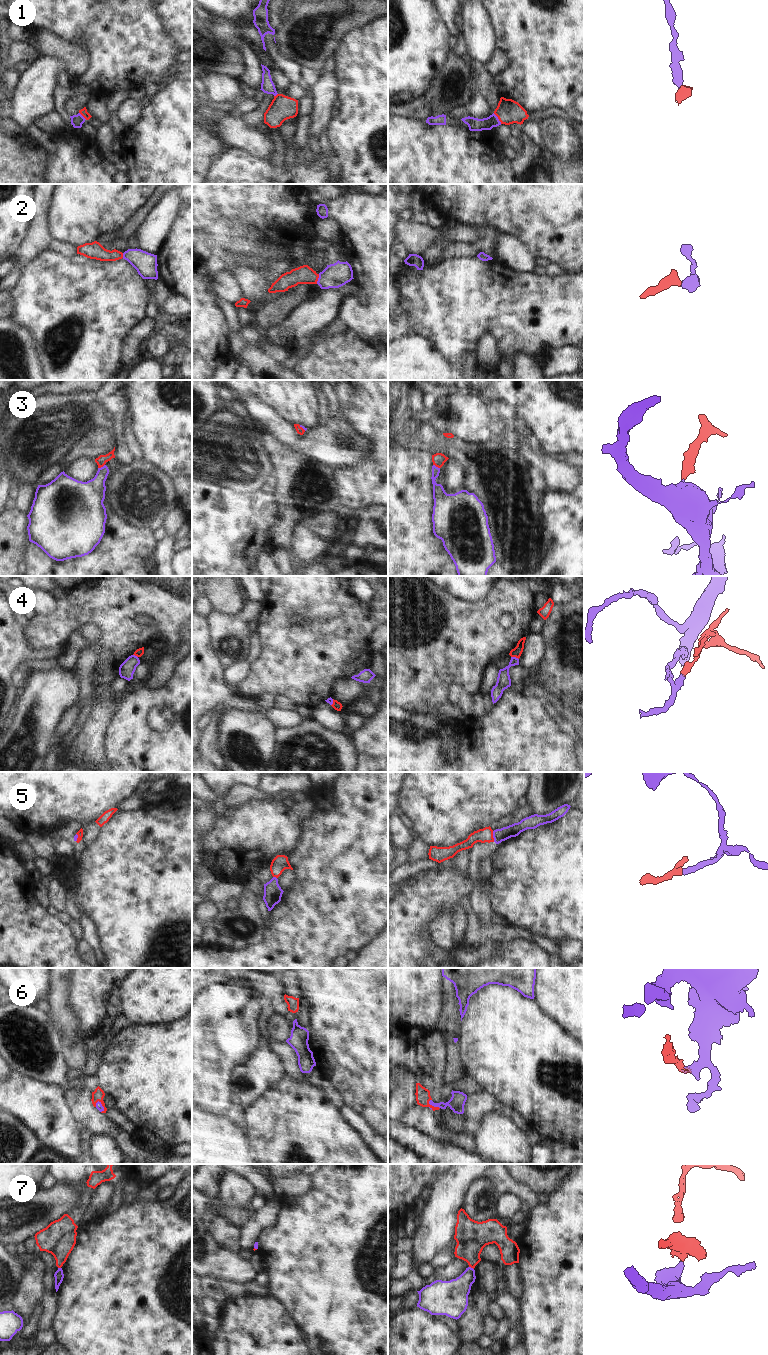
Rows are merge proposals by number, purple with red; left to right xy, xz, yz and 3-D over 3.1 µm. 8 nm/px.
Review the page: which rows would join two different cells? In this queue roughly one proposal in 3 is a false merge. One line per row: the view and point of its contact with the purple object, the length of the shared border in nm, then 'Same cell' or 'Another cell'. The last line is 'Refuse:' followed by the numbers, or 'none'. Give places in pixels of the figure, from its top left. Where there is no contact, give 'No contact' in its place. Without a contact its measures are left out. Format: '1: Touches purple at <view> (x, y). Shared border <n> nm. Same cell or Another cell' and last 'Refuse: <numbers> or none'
1: Touches purple at yz (497, 118). Shared border 110 nm. Same cell
2: Touches purple at xz (318, 279). Shared border 80 nm. Same cell
3: Touches purple at xy (101, 467). Shared border 70 nm. Same cell
4: Touches purple at yz (515, 657). Shared border 70 nm. Another cell
5: Touches purple at yz (493, 836). Shared border 90 nm. Same cell
6: Touches purple at yz (433, 1105). Shared border 110 nm. Same cell
7: Touches purple at yz (470, 1267). Shared border 50 nm. Another cell
Refuse: 4, 7.

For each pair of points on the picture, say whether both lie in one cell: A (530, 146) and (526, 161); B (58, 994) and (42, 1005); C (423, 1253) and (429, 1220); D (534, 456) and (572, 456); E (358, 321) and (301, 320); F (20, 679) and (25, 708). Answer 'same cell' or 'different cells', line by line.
A: same cell
B: different cells
C: same cell
D: different cells
E: different cells
F: different cells

